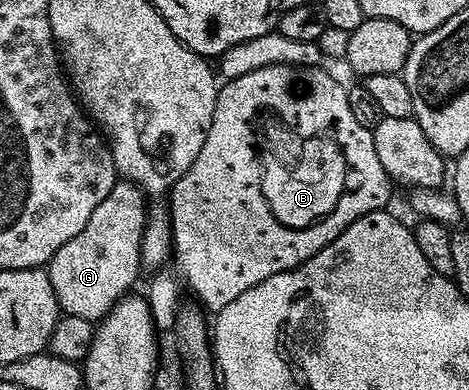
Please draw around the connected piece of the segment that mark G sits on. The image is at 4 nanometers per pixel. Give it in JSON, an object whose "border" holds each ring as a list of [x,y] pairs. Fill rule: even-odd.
{"border":[[[119,180],[107,192],[107,197],[91,212],[83,232],[79,236],[67,240],[59,252],[47,264],[51,288],[55,292],[55,300],[61,305],[62,314],[71,316],[83,316],[83,320],[97,324],[101,322],[114,305],[134,288],[137,277],[143,273],[141,265],[141,241],[145,231],[145,219],[147,217],[147,195],[144,190],[138,188],[133,182]]]}

